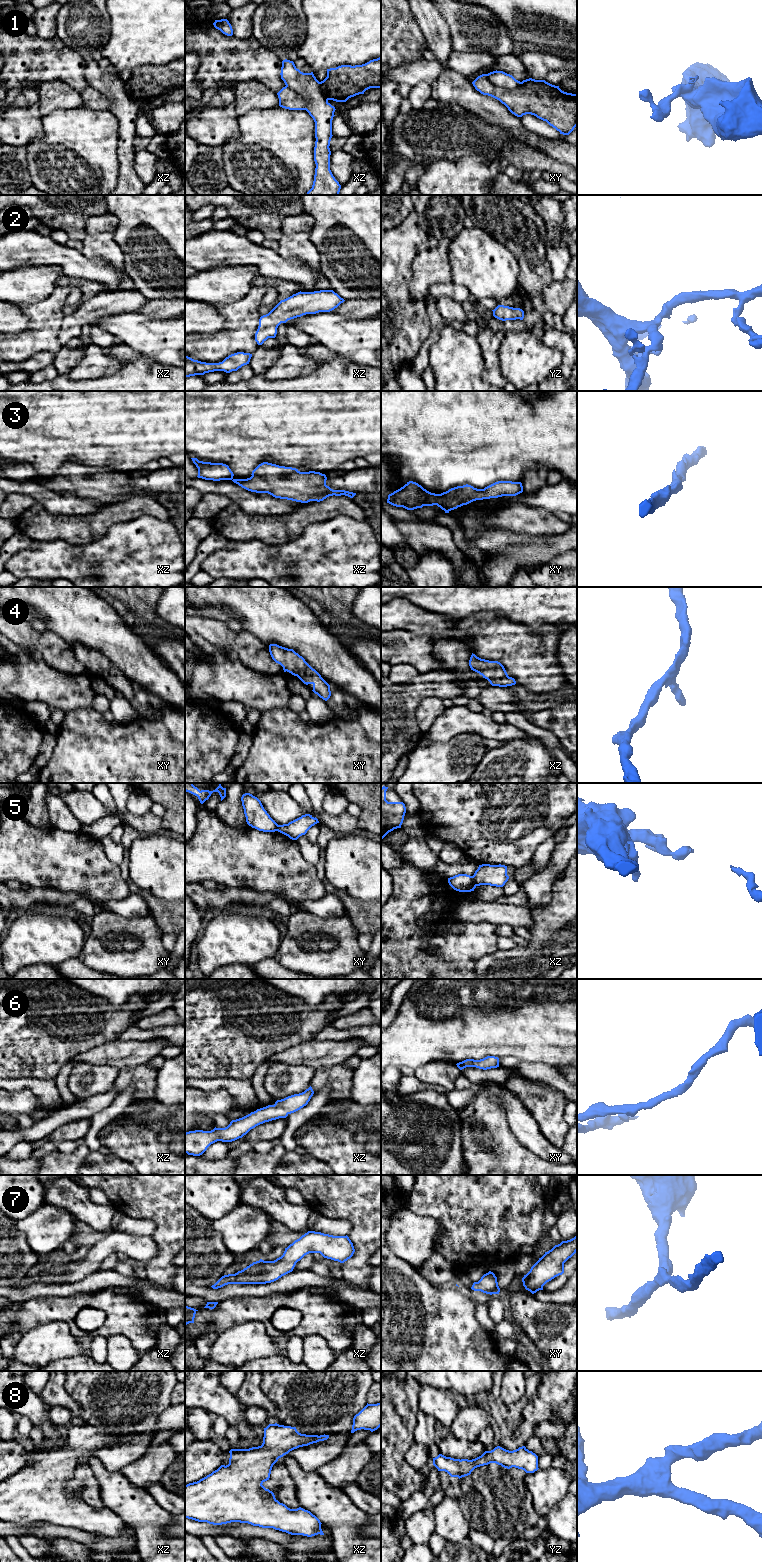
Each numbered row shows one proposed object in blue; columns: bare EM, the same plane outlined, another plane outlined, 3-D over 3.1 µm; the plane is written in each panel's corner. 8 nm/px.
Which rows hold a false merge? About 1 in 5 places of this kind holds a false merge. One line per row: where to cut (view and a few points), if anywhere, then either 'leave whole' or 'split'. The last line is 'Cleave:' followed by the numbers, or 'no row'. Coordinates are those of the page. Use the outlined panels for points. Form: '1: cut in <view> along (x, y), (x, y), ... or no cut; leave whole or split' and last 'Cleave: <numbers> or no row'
1: cut in xy along (486, 74), (493, 84), (509, 89), (514, 89), (521, 82); split
2: no cut; leave whole
3: no cut; leave whole
4: no cut; leave whole
5: cut in xz along (472, 876), (473, 882), (476, 885); split
6: no cut; leave whole
7: no cut; leave whole
8: no cut; leave whole
Cleave: 1, 5

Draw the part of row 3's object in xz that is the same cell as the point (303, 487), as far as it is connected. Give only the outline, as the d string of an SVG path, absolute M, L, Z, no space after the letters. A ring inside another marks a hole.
M191 459L198 468L198 478L213 481L232 480L248 491L268 493L275 498L308 503L320 502L333 495L350 498L356 495L345 490L331 489L326 485L326 475L320 472L300 472L296 468L263 462L252 471L250 478L234 479L233 472L226 464Z

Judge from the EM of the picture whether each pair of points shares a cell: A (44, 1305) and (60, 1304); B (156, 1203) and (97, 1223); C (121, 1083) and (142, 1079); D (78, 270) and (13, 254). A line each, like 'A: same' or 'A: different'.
A: same
B: different
C: same
D: same

